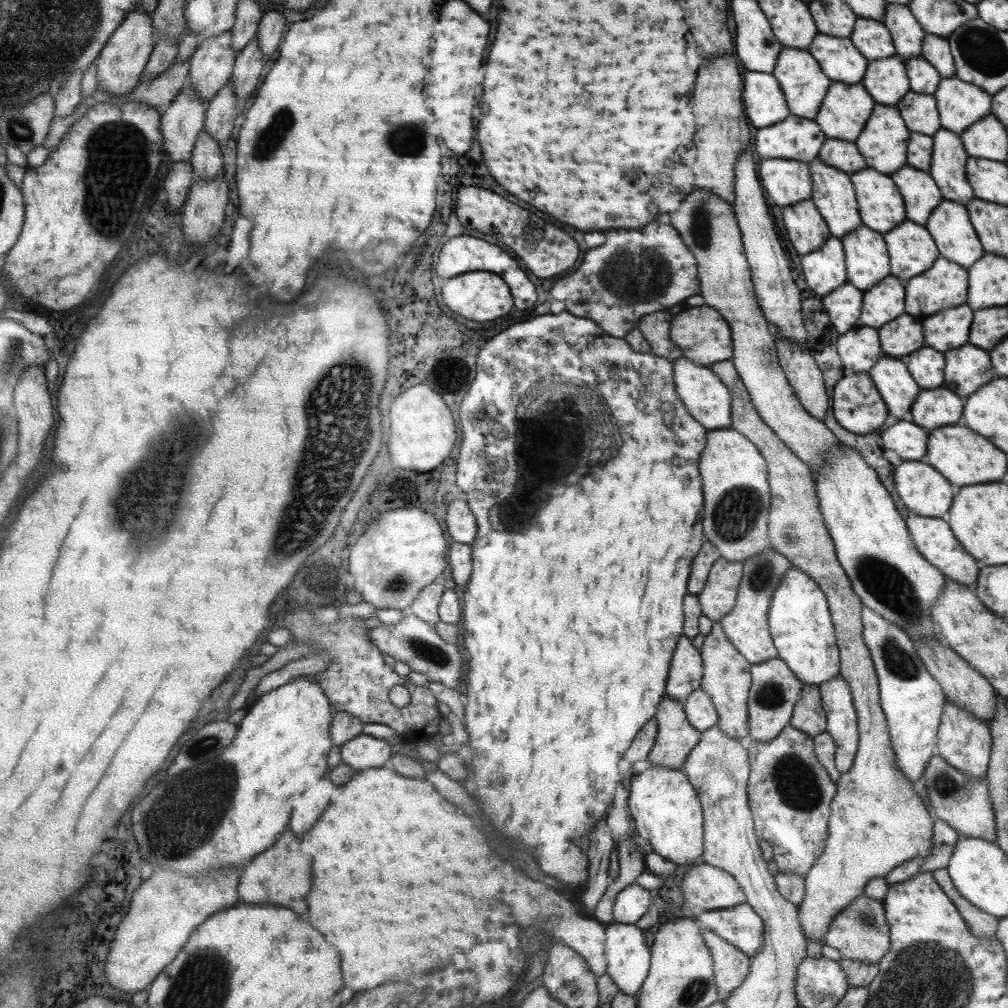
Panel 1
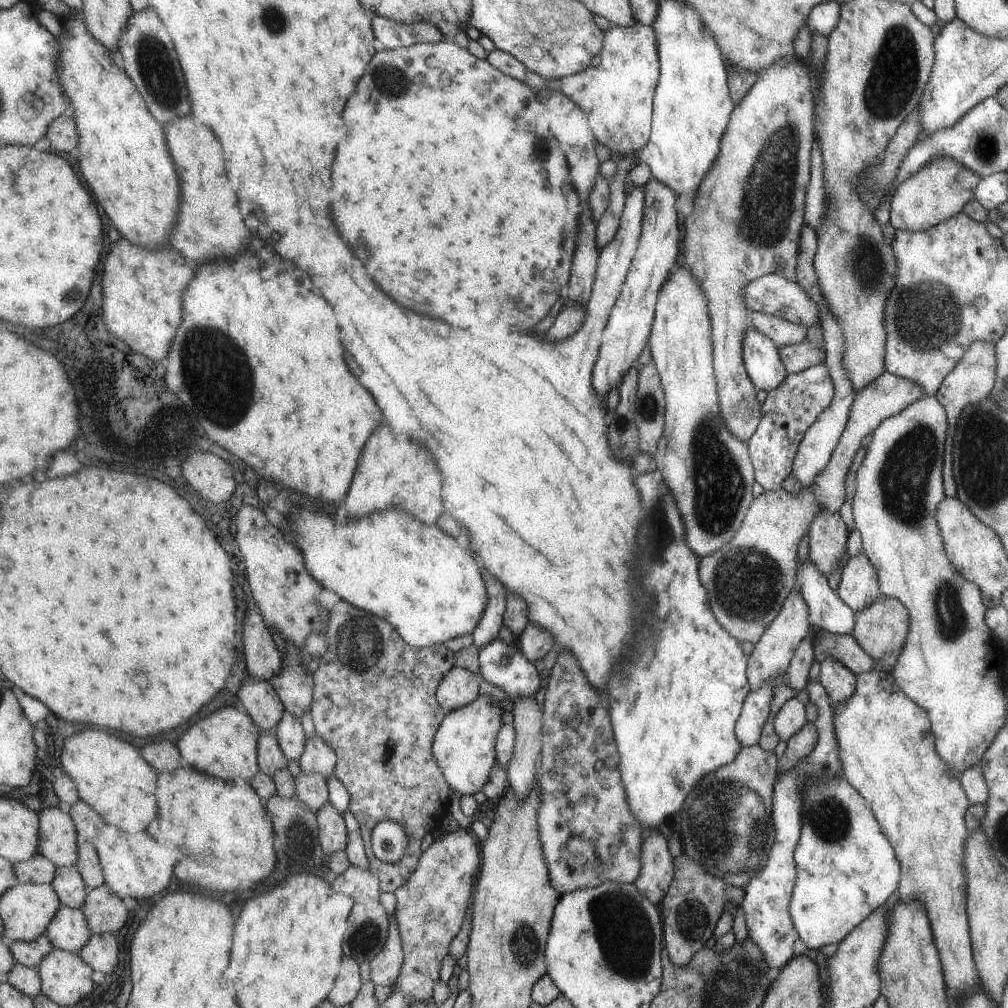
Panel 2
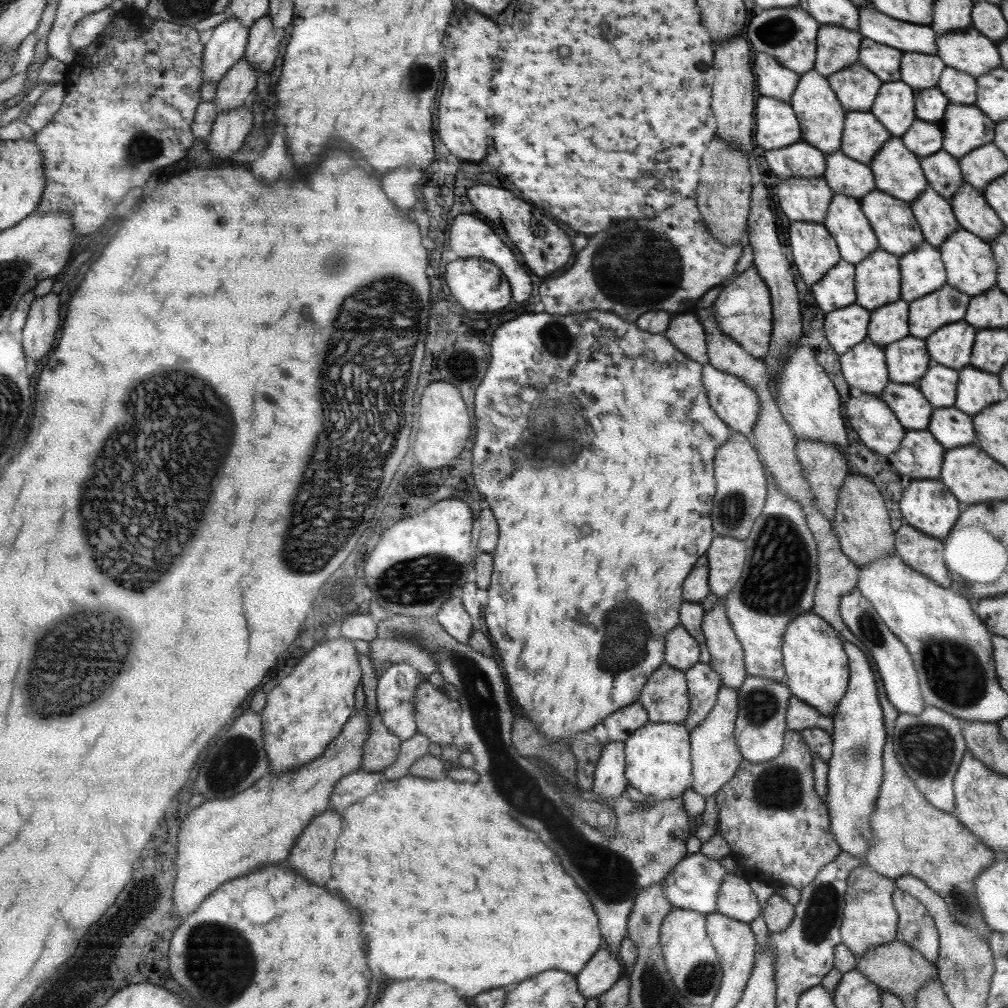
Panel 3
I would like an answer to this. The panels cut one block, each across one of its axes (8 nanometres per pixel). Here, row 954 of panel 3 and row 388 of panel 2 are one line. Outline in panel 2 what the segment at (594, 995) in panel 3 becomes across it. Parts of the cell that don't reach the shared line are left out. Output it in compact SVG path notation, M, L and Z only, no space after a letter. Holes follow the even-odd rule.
M653 176L645 186L646 205L644 205L644 218L642 236L639 238L638 252L631 262L630 272L627 274L626 284L623 285L619 301L615 302L611 318L608 321L609 333L604 335L599 358L595 362L594 387L601 396L606 397L614 386L618 386L626 374L626 370L638 360L640 352L648 344L650 326L655 320L654 306L658 306L660 289L663 288L670 268L676 262L680 252L680 228L678 228L678 214L676 214L676 193L663 182Z

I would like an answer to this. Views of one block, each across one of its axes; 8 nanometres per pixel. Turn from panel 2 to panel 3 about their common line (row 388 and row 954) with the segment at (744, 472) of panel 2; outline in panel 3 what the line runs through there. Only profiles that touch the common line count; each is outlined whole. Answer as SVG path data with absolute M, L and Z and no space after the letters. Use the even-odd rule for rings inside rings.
M673 908L667 914L660 929L663 957L667 961L672 982L679 994L697 1007L708 1006L718 997L720 982L723 982L723 968L720 968L718 951L707 933L707 915L700 911Z

